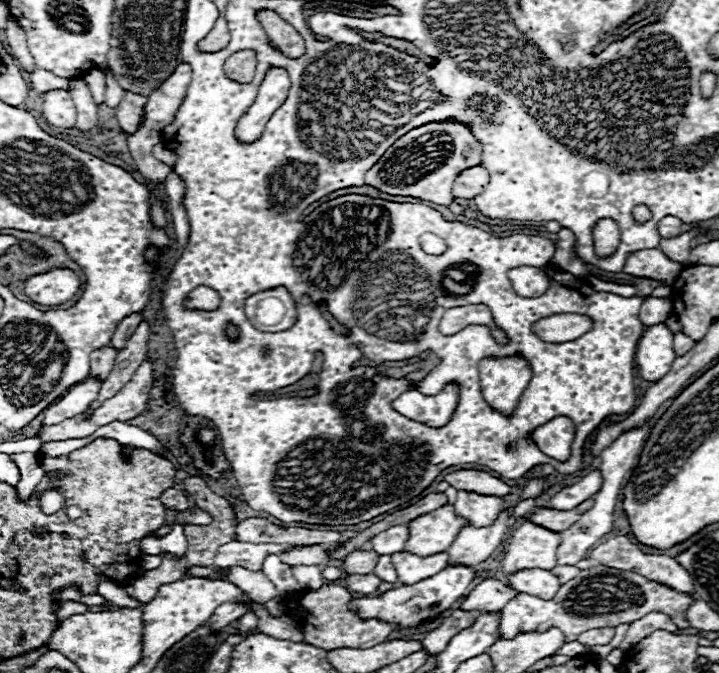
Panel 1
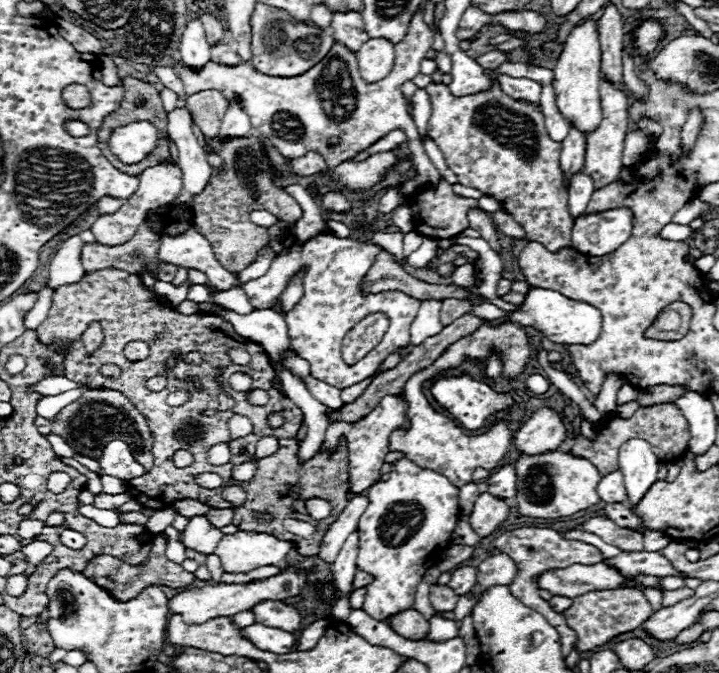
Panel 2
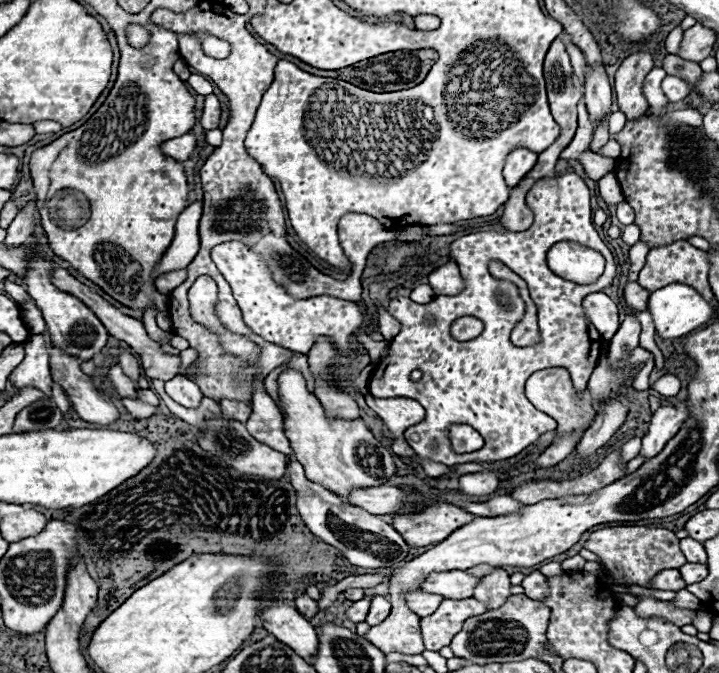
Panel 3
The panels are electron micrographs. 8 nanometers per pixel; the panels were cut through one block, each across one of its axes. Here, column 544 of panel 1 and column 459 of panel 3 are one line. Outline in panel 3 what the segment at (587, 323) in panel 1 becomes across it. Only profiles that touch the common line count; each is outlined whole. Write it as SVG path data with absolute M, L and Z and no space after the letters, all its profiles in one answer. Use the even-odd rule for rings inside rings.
M462 316L458 320L454 320L450 332L456 340L474 340L476 336L480 336L484 330L484 322L474 318L474 316Z

